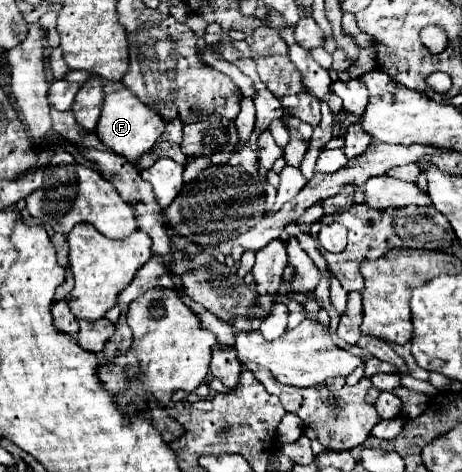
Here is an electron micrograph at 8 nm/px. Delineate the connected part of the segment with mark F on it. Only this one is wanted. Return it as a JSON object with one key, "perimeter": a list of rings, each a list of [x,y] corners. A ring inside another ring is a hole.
{"perimeter":[[[117,91],[105,97],[95,133],[103,145],[107,145],[111,151],[115,151],[117,155],[125,157],[129,163],[135,165],[145,153],[151,151],[155,141],[161,137],[163,129],[165,121],[161,119],[159,113],[153,113],[153,109],[137,101],[137,97],[133,97],[129,91]]]}

